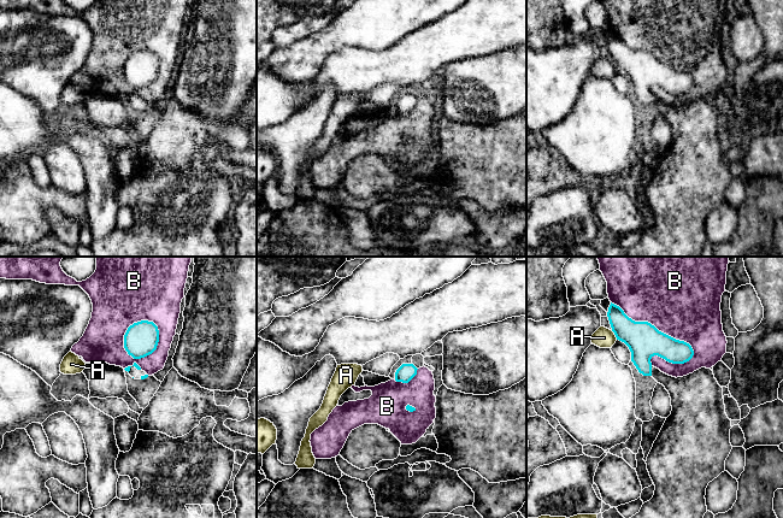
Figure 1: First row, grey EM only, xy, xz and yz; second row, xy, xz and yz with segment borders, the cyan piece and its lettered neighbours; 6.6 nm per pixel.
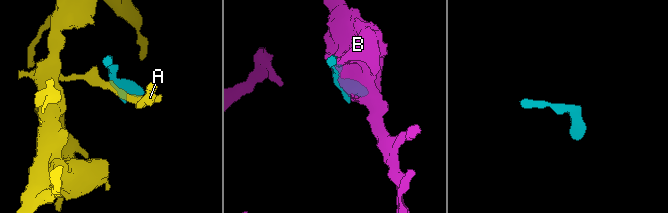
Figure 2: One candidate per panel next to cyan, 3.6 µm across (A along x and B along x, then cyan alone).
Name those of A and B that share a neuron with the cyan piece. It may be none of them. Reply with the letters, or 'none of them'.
none of them

